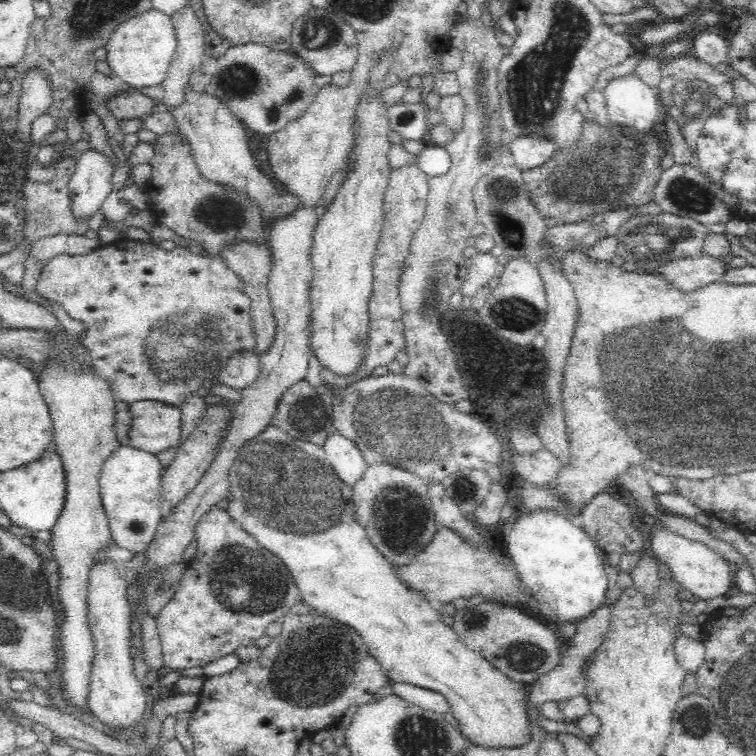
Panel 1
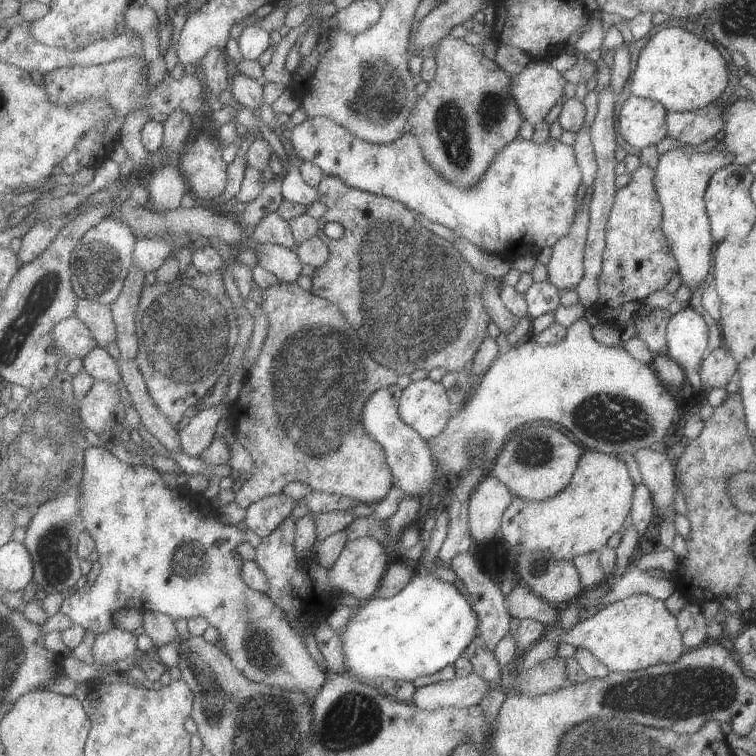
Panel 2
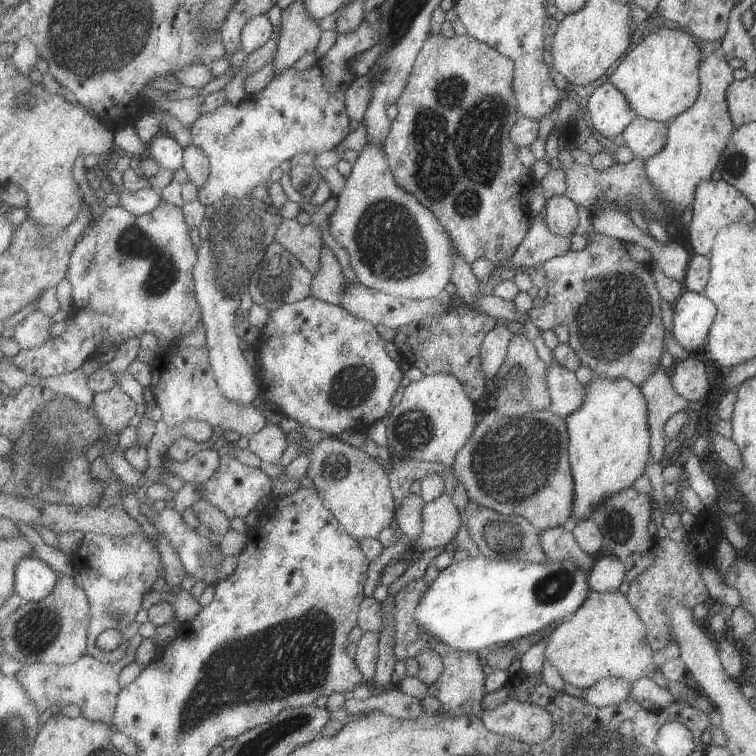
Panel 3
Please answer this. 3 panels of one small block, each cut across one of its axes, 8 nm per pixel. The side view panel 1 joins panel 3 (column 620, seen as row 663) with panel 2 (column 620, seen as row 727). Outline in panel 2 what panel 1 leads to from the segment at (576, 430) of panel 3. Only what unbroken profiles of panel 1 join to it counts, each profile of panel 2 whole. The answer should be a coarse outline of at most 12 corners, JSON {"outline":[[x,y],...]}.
{"outline":[[585,450],[546,501],[513,497],[498,539],[554,558],[627,523],[628,461]]}

